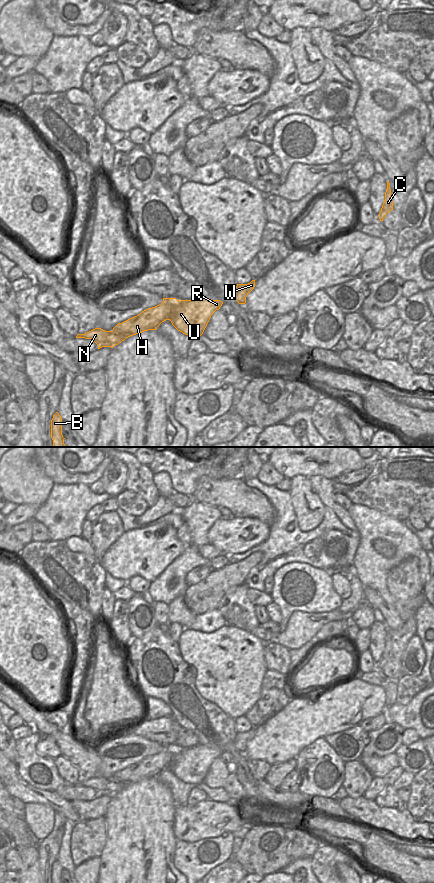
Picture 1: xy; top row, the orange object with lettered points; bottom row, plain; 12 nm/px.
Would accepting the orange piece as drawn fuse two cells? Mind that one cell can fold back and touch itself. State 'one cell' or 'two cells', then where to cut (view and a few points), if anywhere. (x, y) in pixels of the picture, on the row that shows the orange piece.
two cells | xy (179, 301), (173, 304), (173, 315), (169, 319)

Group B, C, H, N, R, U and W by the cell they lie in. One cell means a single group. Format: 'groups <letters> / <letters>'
groups B H N / C R U W

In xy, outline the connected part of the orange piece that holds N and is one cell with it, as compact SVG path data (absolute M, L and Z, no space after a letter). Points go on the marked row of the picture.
M163 298L161 304L142 311L122 323L118 323L112 331L95 328L85 334L78 334L76 338L93 340L98 349L118 345L126 338L148 330L156 330L164 321L173 317L173 304L179 302L176 298Z

